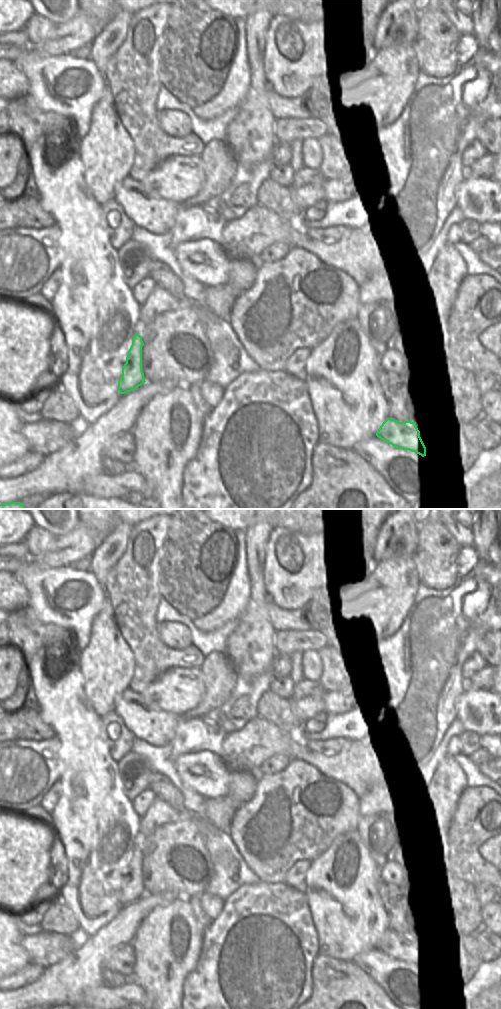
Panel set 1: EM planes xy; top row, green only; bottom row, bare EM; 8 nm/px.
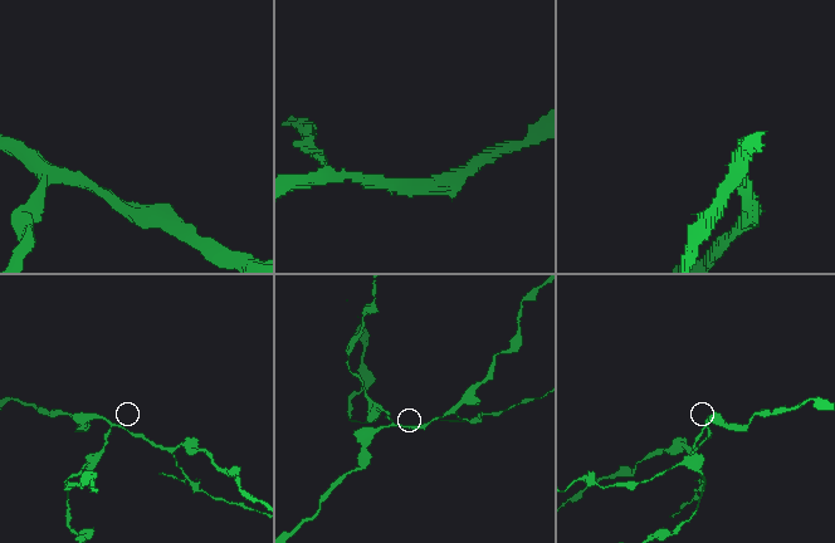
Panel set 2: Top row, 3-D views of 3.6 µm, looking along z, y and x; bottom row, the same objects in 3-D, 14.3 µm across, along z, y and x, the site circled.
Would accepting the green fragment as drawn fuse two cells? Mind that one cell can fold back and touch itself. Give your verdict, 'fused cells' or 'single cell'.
single cell

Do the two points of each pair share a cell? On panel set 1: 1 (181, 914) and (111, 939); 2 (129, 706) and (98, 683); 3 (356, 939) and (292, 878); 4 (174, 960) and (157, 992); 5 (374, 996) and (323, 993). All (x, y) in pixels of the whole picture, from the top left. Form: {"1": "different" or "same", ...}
{"1": "different", "2": "different", "3": "different", "4": "same", "5": "same"}

